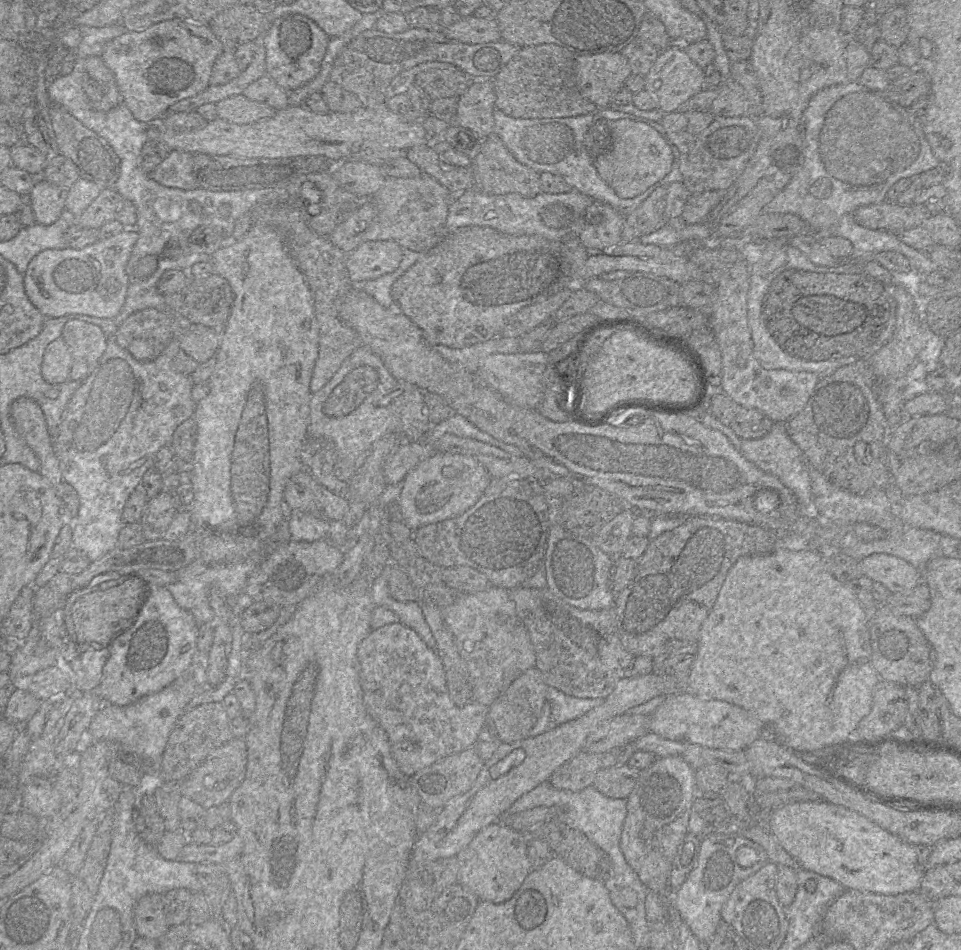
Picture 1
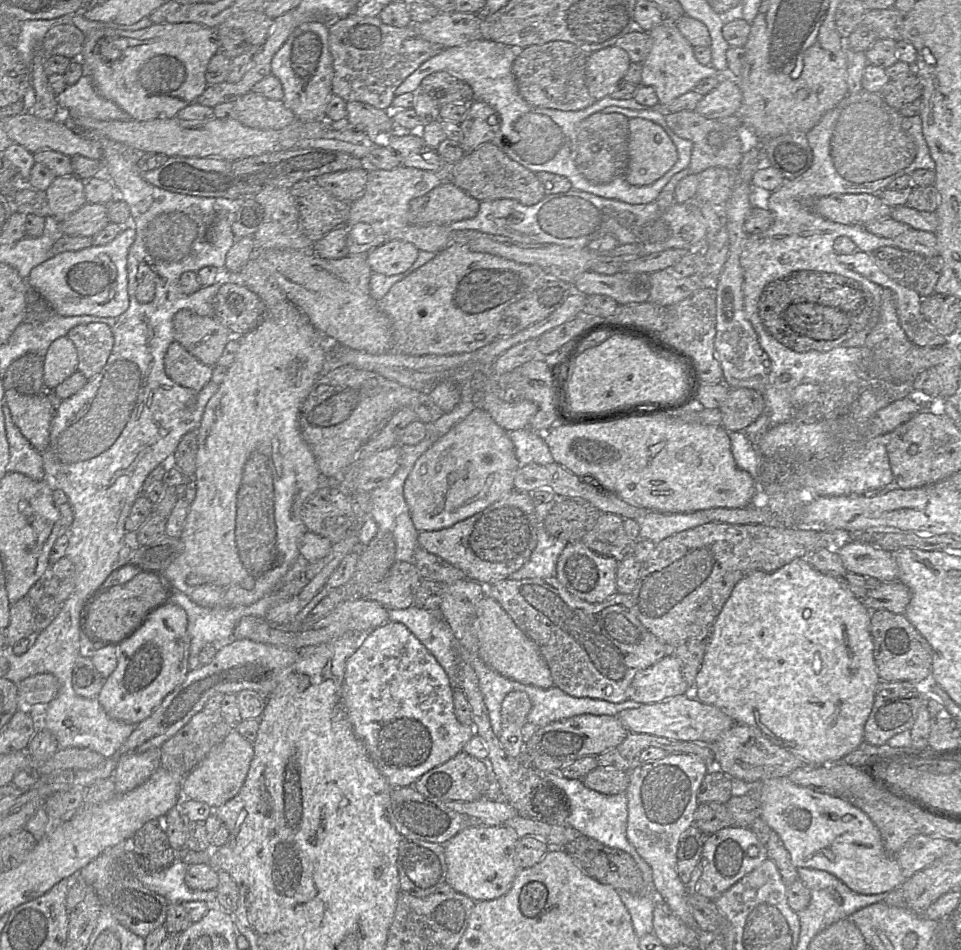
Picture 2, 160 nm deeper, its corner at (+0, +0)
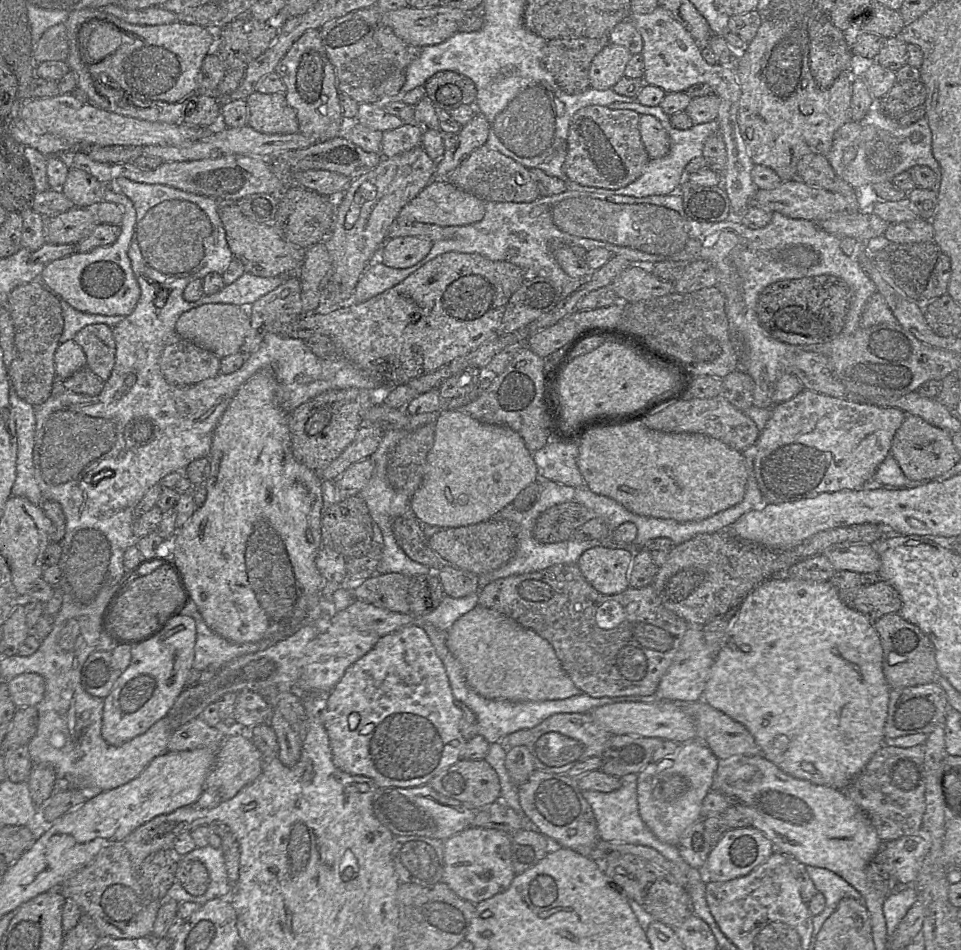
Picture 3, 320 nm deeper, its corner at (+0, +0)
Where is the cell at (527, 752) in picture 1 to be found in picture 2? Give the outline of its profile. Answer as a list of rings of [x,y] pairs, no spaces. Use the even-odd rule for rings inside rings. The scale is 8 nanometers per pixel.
[[[674,654],[639,671],[627,690],[628,700],[641,704],[658,703],[687,693],[692,693],[691,688],[685,681],[680,661]]]

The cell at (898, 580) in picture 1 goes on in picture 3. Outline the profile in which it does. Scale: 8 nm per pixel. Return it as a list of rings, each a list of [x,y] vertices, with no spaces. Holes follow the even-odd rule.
[[[842,543],[829,547],[824,554],[834,569],[857,573],[878,572],[881,560],[868,543]]]

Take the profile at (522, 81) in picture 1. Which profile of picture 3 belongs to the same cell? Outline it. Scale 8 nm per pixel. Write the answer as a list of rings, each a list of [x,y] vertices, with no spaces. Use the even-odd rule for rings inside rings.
[[[609,36],[547,40],[543,66],[562,91],[569,95],[583,93],[590,87],[589,71],[594,57],[609,43]]]

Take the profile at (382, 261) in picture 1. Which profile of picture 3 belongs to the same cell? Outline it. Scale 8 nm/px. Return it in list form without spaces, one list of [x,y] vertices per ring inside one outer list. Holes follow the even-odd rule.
[[[417,237],[388,238],[379,252],[379,261],[393,269],[410,268],[430,252],[433,242]]]

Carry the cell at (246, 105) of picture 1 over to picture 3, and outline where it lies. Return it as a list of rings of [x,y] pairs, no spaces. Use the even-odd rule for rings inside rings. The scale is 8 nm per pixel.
[[[257,91],[246,99],[248,125],[265,134],[294,134],[299,132],[295,110],[282,93],[262,94]]]

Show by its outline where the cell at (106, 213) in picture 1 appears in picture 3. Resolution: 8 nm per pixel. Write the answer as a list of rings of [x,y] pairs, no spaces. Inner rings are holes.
[[[74,207],[57,216],[45,218],[45,241],[76,245],[98,225],[92,208]]]

